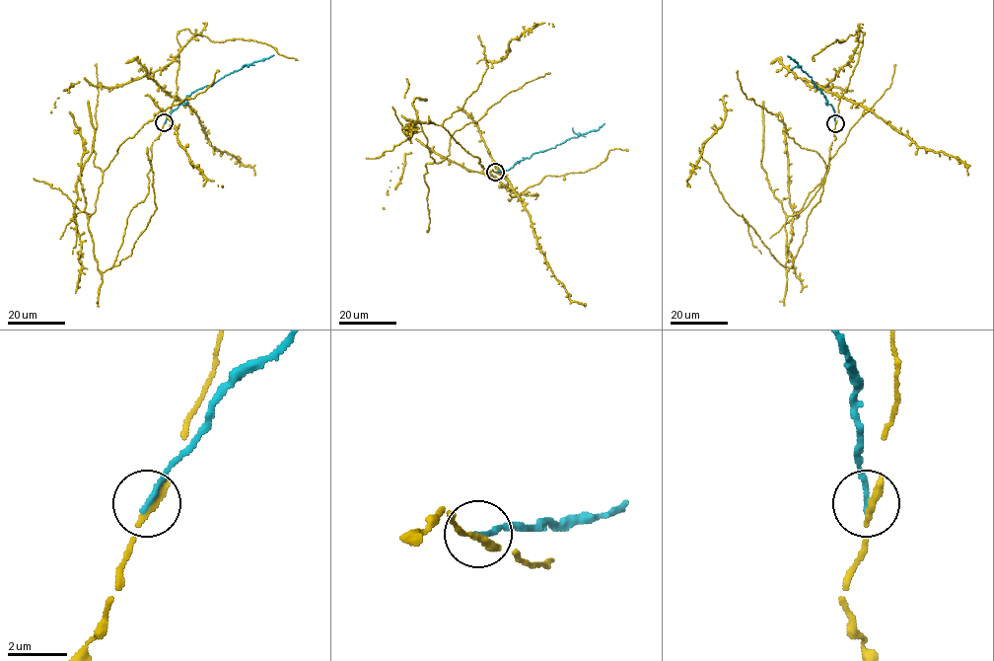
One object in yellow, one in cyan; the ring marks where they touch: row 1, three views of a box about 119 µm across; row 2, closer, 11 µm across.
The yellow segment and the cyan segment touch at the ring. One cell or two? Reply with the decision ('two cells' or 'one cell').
two cells

